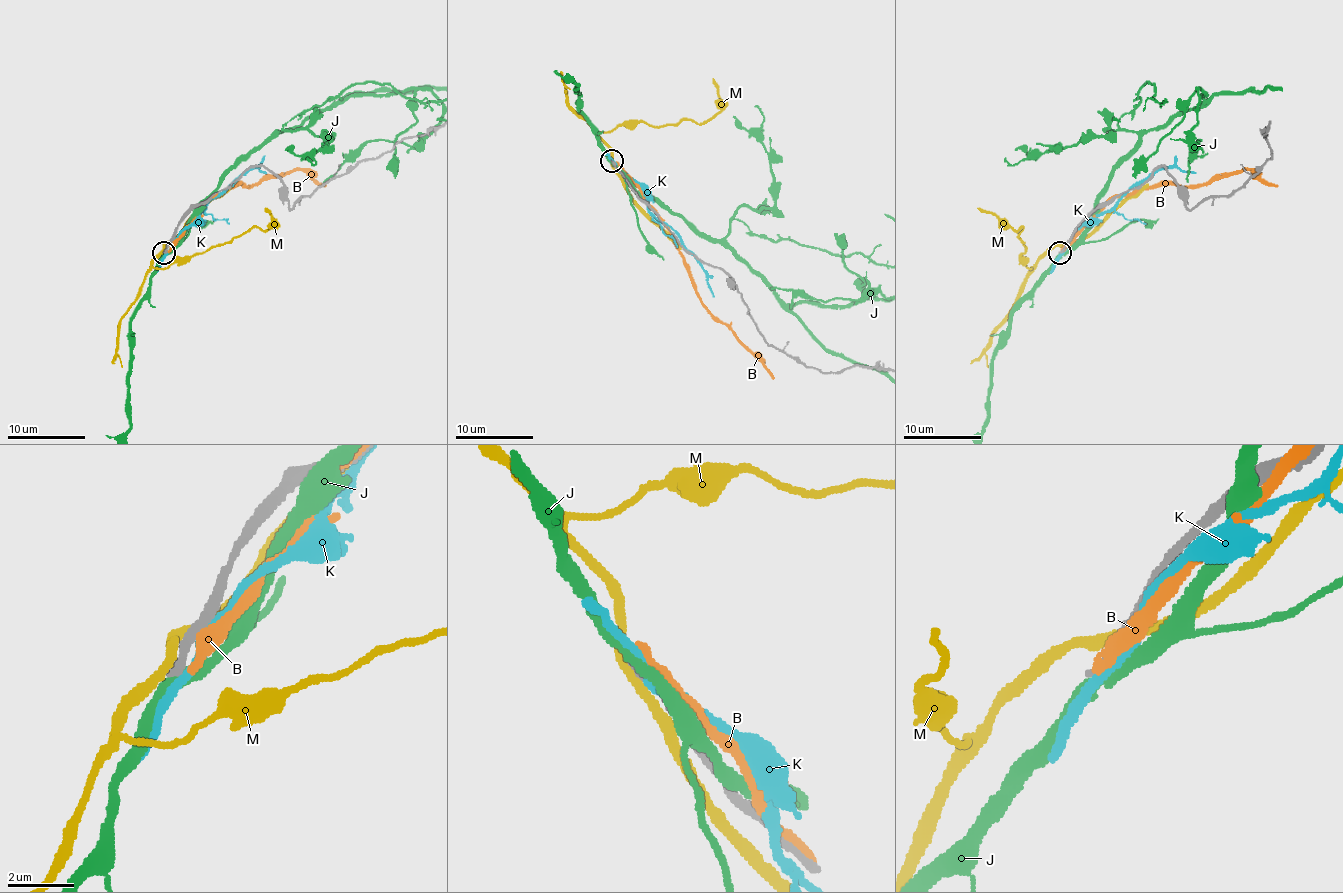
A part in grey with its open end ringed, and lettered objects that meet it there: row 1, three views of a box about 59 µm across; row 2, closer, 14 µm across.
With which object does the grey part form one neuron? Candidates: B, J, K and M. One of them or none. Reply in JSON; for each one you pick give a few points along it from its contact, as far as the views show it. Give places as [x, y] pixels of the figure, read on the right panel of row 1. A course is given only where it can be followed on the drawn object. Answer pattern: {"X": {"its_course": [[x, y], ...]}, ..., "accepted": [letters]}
{"accepted": []}

